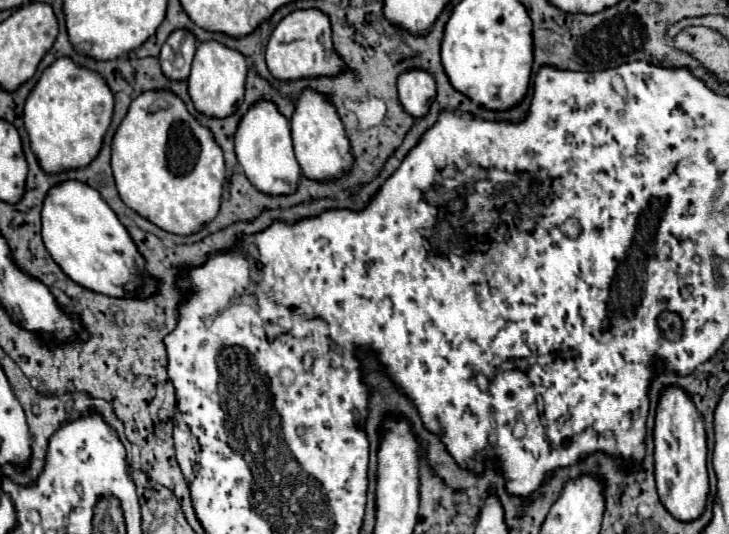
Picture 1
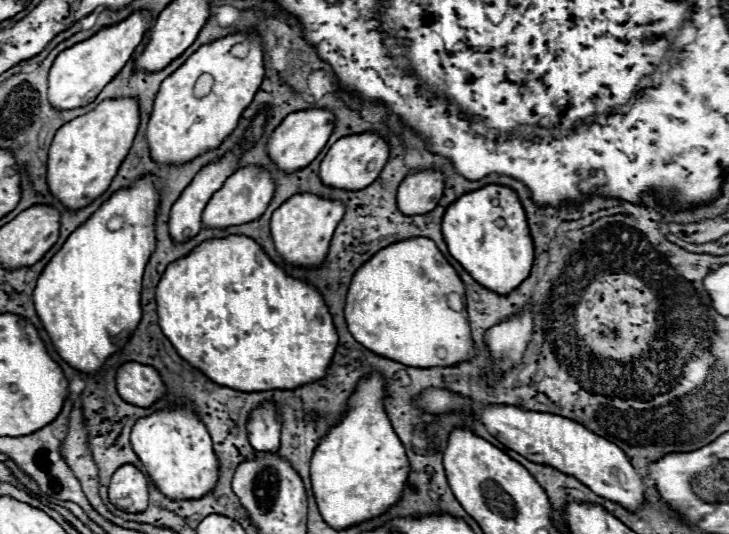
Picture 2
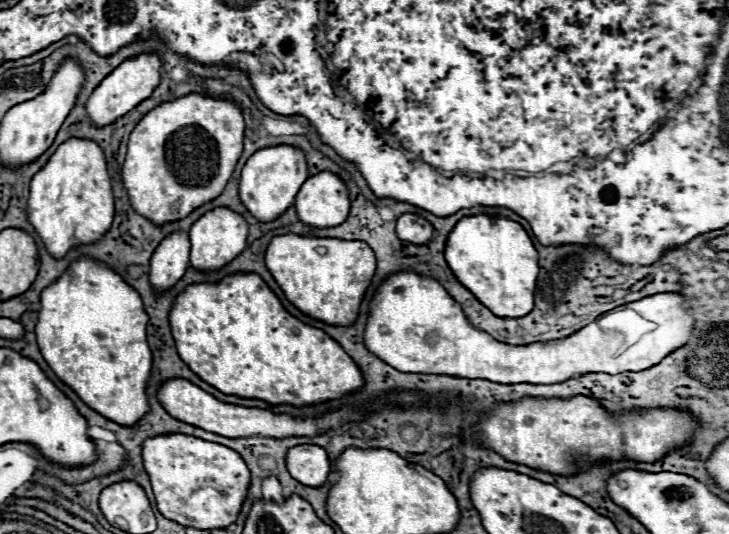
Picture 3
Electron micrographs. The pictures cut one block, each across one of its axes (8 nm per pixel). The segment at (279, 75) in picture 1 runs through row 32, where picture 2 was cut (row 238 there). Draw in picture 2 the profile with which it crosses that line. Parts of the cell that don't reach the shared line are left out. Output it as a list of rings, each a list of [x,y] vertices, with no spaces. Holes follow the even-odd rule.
[[[296,194],[288,198],[274,214],[270,222],[272,240],[276,246],[276,252],[286,264],[302,266],[302,268],[318,268],[324,264],[330,248],[332,234],[338,226],[338,222],[344,216],[344,206],[340,202],[324,200],[314,194]]]

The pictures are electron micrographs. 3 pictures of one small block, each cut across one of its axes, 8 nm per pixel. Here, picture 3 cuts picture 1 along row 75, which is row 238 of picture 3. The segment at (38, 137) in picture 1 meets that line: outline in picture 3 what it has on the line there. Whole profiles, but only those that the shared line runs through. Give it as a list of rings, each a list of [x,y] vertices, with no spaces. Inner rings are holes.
[[[72,138],[62,142],[30,182],[28,216],[54,258],[62,258],[72,246],[100,240],[114,218],[114,196],[104,150],[92,140]]]

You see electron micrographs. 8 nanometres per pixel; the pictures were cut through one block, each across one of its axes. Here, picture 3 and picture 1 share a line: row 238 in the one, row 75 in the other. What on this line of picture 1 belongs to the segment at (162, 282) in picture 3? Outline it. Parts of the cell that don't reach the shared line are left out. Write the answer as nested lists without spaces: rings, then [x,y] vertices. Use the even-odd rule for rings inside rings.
[[[176,30],[168,36],[158,56],[162,74],[168,80],[186,80],[196,52],[196,38],[186,30]]]

